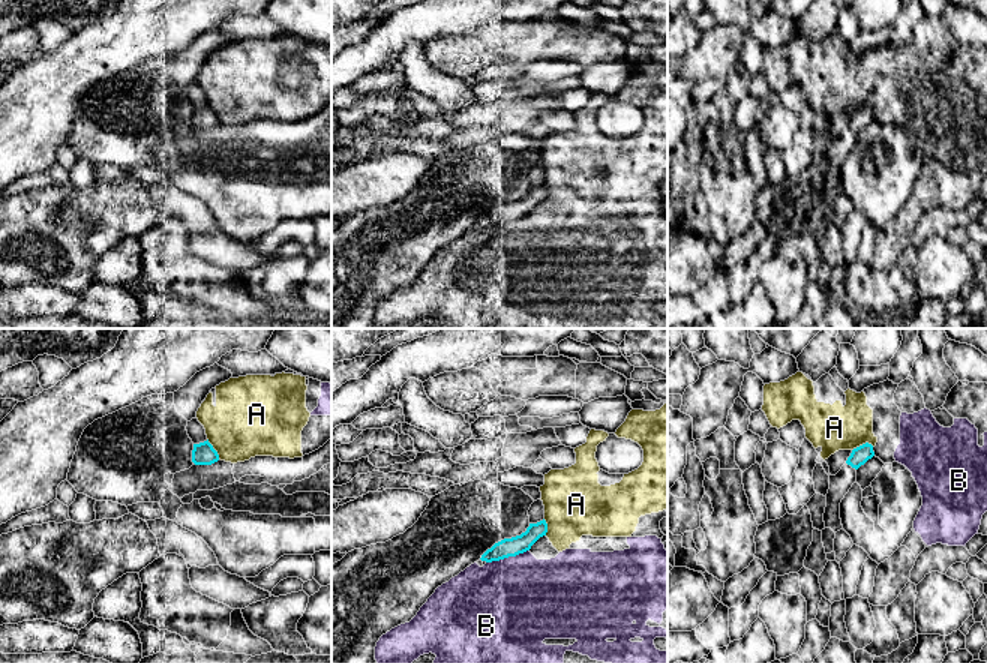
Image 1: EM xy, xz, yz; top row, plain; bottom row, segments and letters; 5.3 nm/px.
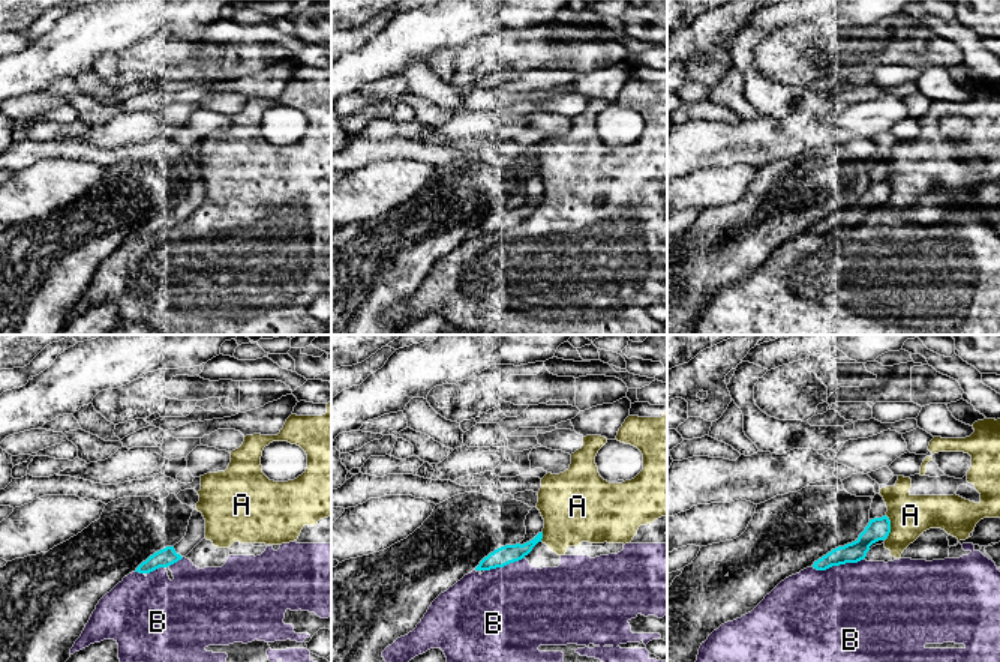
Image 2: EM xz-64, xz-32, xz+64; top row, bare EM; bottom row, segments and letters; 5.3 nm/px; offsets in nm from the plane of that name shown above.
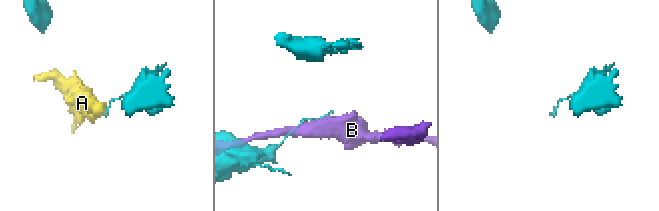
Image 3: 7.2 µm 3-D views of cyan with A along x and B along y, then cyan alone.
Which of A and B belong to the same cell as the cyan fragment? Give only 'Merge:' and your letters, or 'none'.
Merge: none

